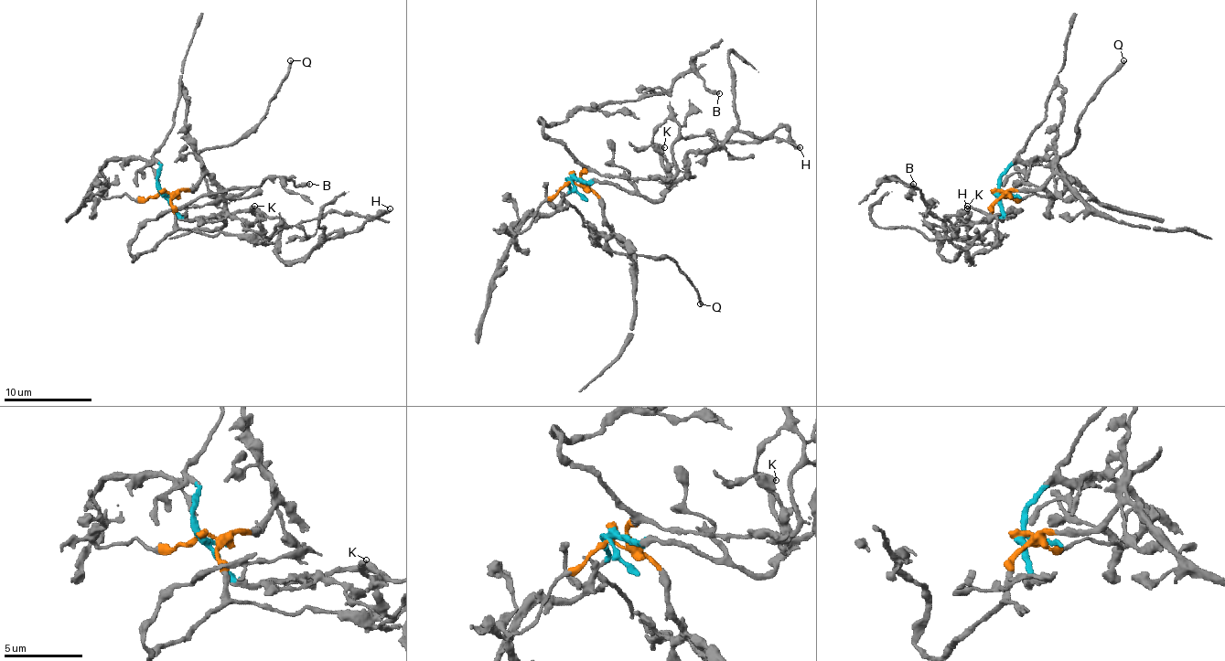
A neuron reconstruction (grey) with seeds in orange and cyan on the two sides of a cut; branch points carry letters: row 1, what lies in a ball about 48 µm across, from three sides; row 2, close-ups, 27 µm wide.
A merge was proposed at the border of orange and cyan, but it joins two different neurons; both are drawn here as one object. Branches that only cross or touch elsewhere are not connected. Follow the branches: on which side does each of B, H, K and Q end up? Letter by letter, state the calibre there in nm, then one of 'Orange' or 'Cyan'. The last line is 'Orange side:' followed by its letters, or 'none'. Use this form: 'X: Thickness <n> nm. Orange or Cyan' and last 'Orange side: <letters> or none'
B: Thickness 320 nm. Orange
H: Thickness 320 nm. Cyan
K: Thickness 260 nm. Cyan
Q: Thickness 240 nm. Orange
Orange side: B, Q

